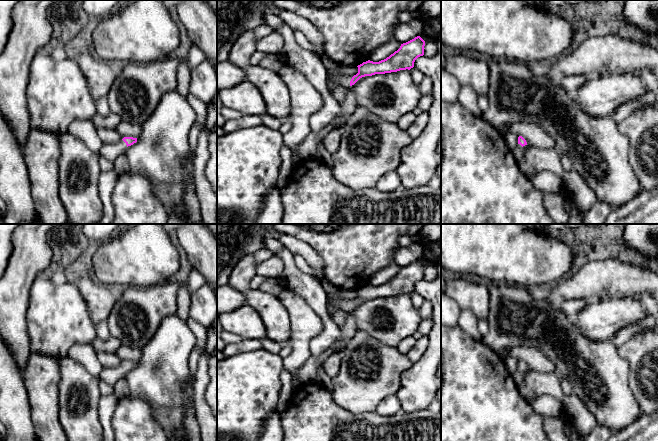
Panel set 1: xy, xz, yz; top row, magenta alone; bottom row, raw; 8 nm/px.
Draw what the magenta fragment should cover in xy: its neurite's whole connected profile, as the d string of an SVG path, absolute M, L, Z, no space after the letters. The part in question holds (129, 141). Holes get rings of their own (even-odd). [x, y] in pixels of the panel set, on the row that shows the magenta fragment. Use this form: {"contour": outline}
{"contour": "M124 137L121 141L115 144L103 144L99 154L110 162L115 160L126 151L128 146L133 145L137 142L137 138Z"}

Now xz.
{"contour": "M417 36L414 39L401 44L400 48L379 62L366 61L358 65L358 73L356 75L347 76L340 73L340 67L328 70L327 86L328 90L333 94L333 89L337 85L354 85L360 78L372 76L375 74L385 74L397 72L400 70L410 70L414 67L415 60L424 55L425 41Z"}

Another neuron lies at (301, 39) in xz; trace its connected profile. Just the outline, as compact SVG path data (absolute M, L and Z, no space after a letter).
M299 30L294 31L294 37L297 43L304 49L316 53L315 47L312 43L309 42L307 37Z

